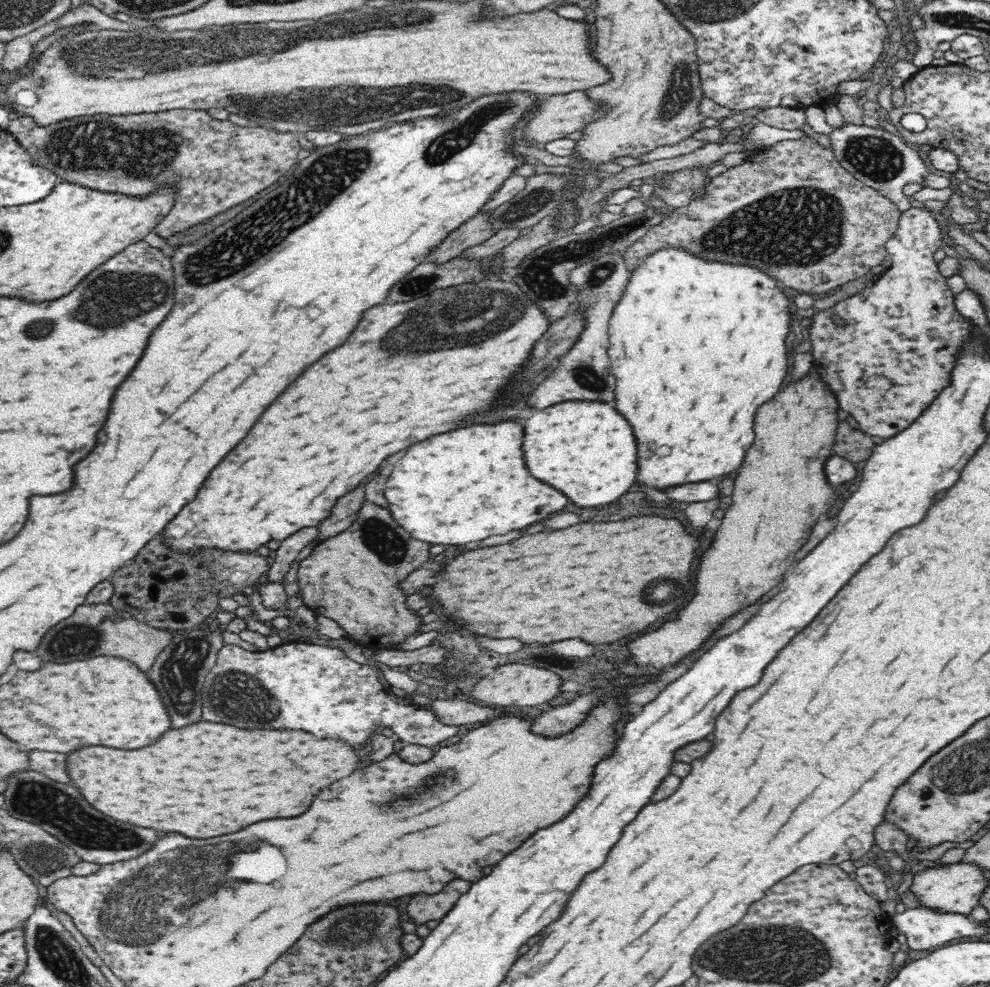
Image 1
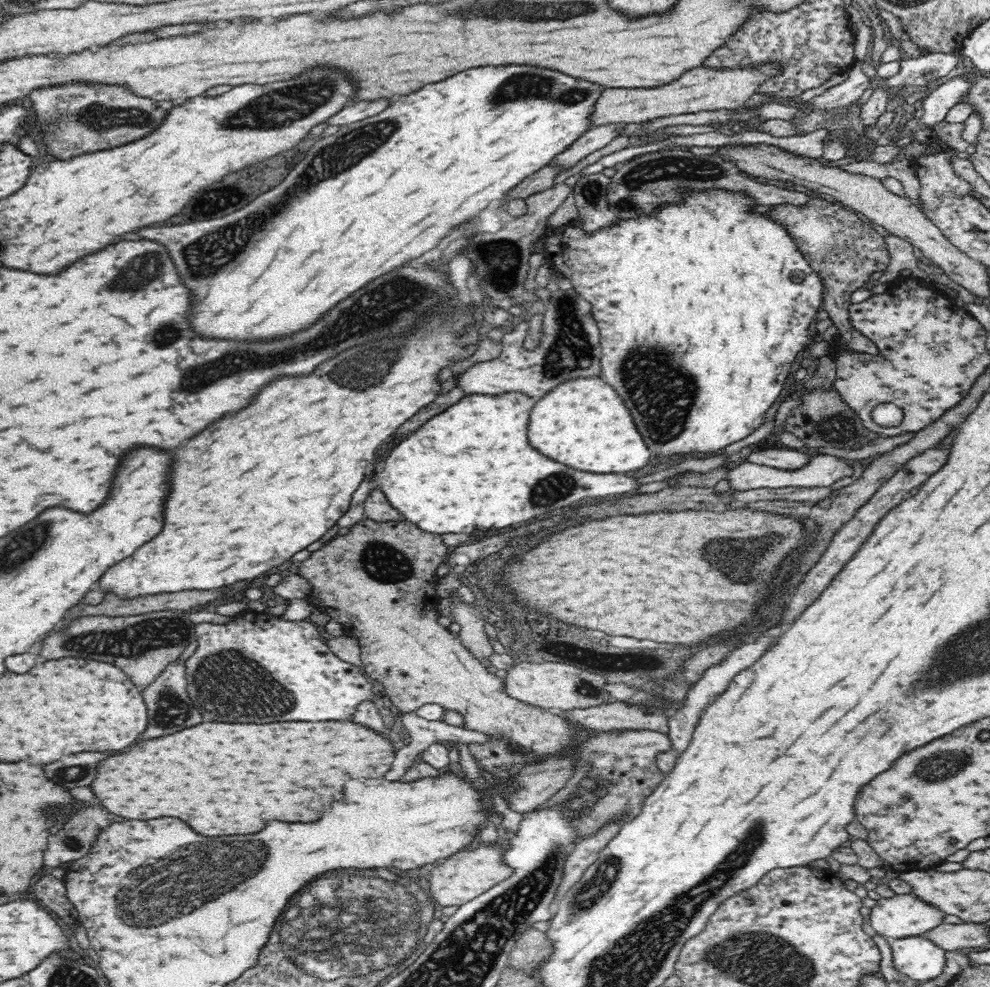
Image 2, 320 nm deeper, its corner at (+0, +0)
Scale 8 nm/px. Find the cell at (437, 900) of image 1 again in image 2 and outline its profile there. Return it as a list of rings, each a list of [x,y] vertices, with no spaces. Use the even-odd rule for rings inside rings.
[[[495,842],[494,844],[483,845],[474,848],[474,850],[464,850],[448,857],[432,870],[427,888],[432,900],[438,906],[463,906],[470,900],[491,890],[496,884],[513,877],[514,870],[504,863],[506,850],[503,850],[502,844]]]

